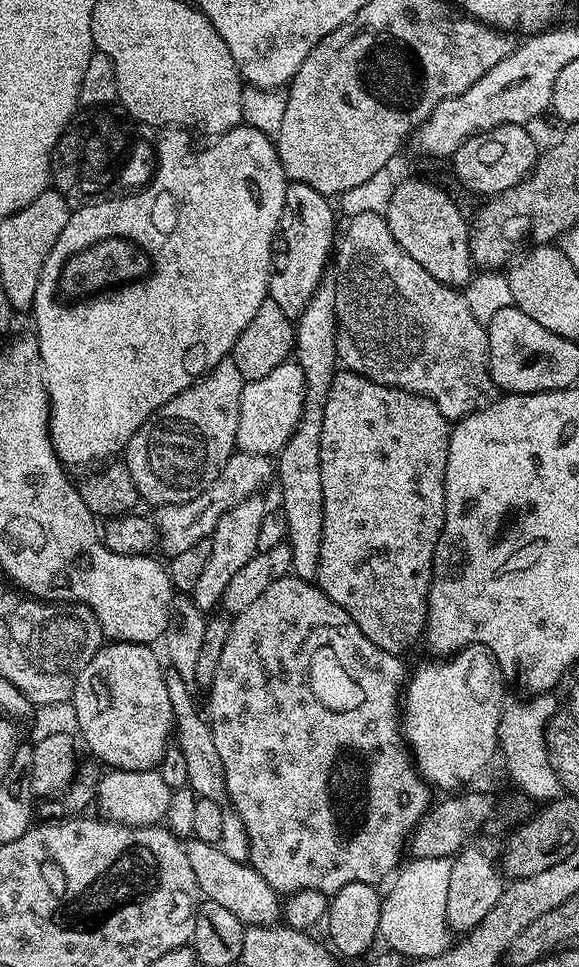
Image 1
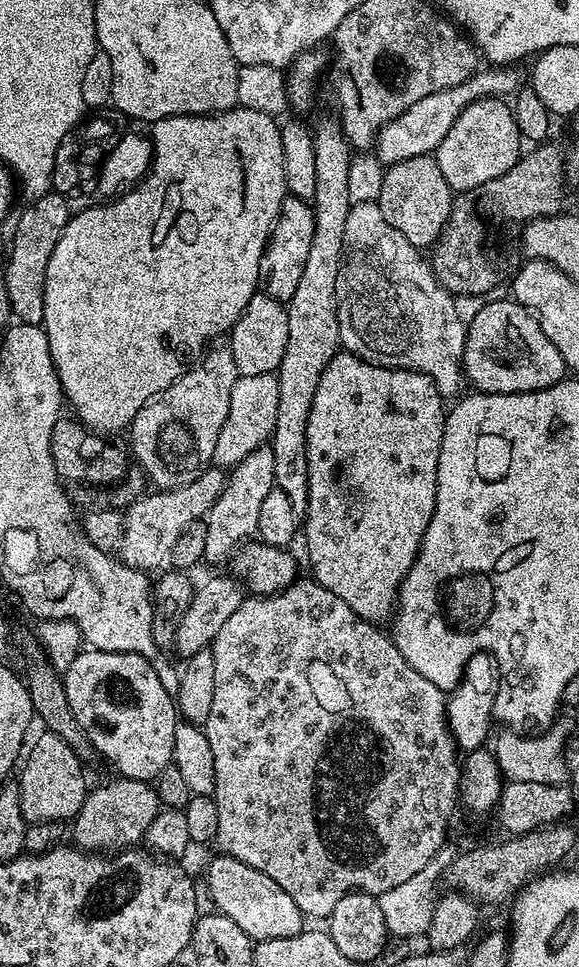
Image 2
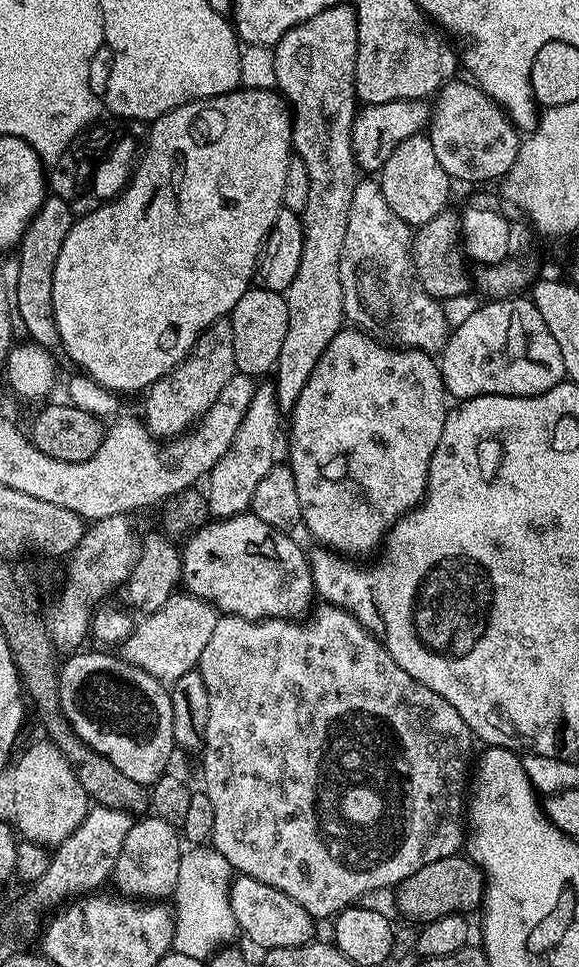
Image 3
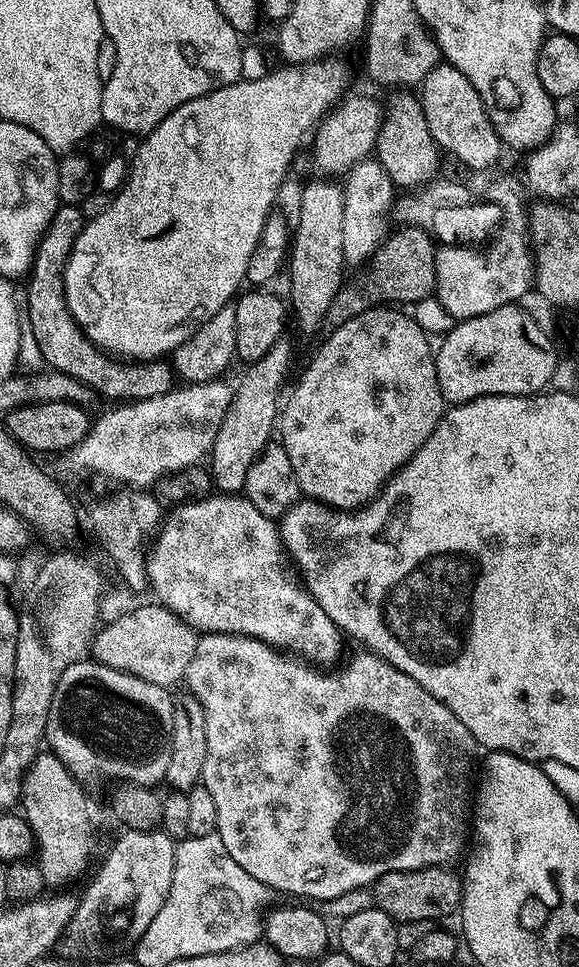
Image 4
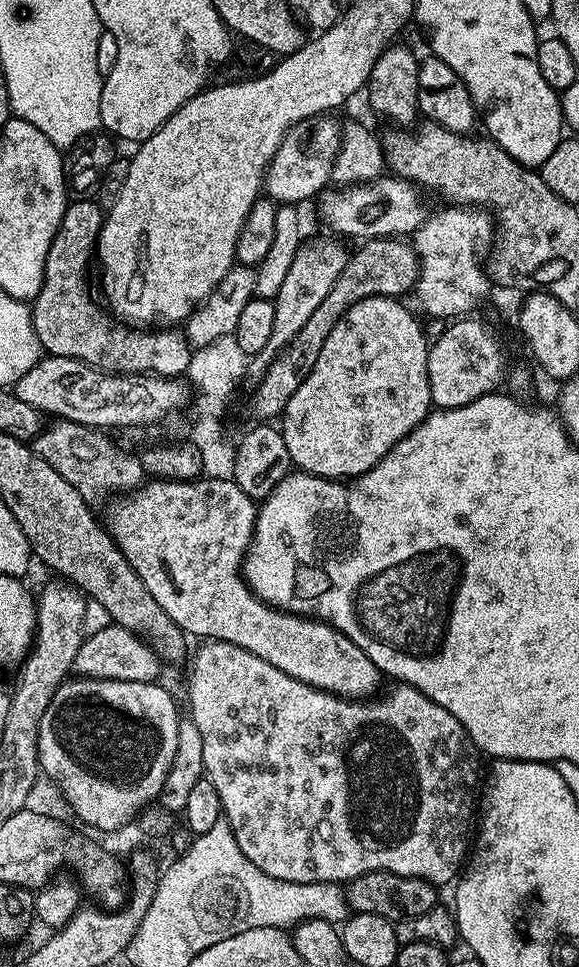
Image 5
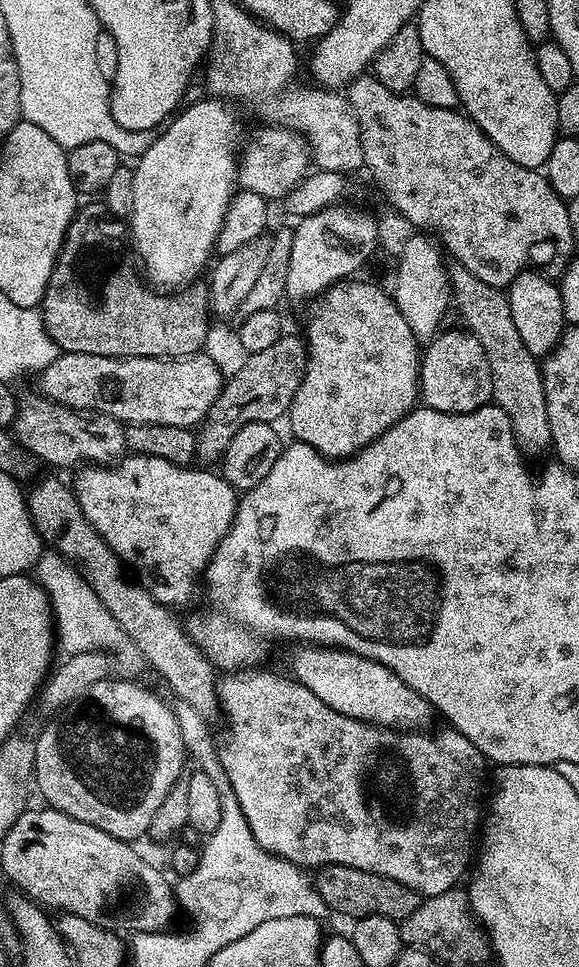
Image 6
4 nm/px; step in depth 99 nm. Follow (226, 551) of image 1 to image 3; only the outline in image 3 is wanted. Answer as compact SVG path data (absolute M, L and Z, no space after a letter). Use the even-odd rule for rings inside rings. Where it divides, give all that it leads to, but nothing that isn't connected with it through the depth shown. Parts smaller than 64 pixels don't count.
M264 382L259 385L246 410L246 418L242 418L242 426L234 434L234 442L222 458L208 471L206 477L206 495L208 498L208 515L212 518L237 516L249 511L254 498L254 490L258 482L270 474L272 465L277 463L276 439L281 439L282 413L276 401L276 385L272 382Z

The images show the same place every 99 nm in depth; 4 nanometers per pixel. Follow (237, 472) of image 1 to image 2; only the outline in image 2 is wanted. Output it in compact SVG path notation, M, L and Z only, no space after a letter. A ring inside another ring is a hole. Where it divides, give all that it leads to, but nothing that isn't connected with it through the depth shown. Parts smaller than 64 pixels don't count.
M212 466L199 480L181 488L152 490L127 505L124 517L124 533L120 539L118 560L125 566L141 570L163 569L171 561L174 542L182 538L182 530L194 522L204 520L208 511L222 494L226 472L223 467Z

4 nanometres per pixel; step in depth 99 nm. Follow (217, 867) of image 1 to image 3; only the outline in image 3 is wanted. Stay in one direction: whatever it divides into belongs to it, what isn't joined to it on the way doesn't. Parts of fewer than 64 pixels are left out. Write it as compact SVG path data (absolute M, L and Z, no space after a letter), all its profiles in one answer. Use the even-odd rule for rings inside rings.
M237 875L232 882L230 894L230 910L234 910L237 929L260 950L281 948L282 946L302 946L313 943L317 921L294 898L286 898L282 890L274 890L274 886L266 886L266 882L258 882L249 876Z

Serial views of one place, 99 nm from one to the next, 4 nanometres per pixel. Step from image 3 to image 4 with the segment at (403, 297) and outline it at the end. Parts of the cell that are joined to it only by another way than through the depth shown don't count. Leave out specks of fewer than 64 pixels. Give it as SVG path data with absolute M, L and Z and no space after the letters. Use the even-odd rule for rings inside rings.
M375 158L360 160L348 169L342 180L344 189L344 217L342 218L342 250L345 265L367 265L376 249L389 235L388 216L394 212L394 185L390 174Z

